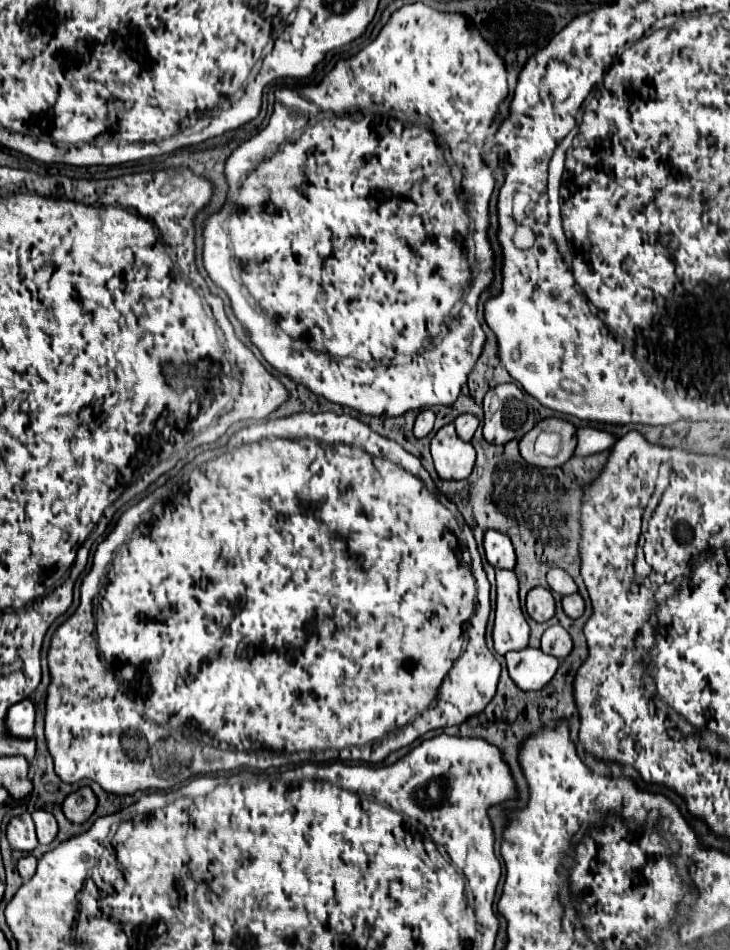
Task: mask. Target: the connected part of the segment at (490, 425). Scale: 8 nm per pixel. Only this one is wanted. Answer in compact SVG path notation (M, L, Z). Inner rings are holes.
M496 385L486 393L482 427L488 443L502 445L512 439L520 439L534 427L534 423L534 409L526 403L518 385Z

